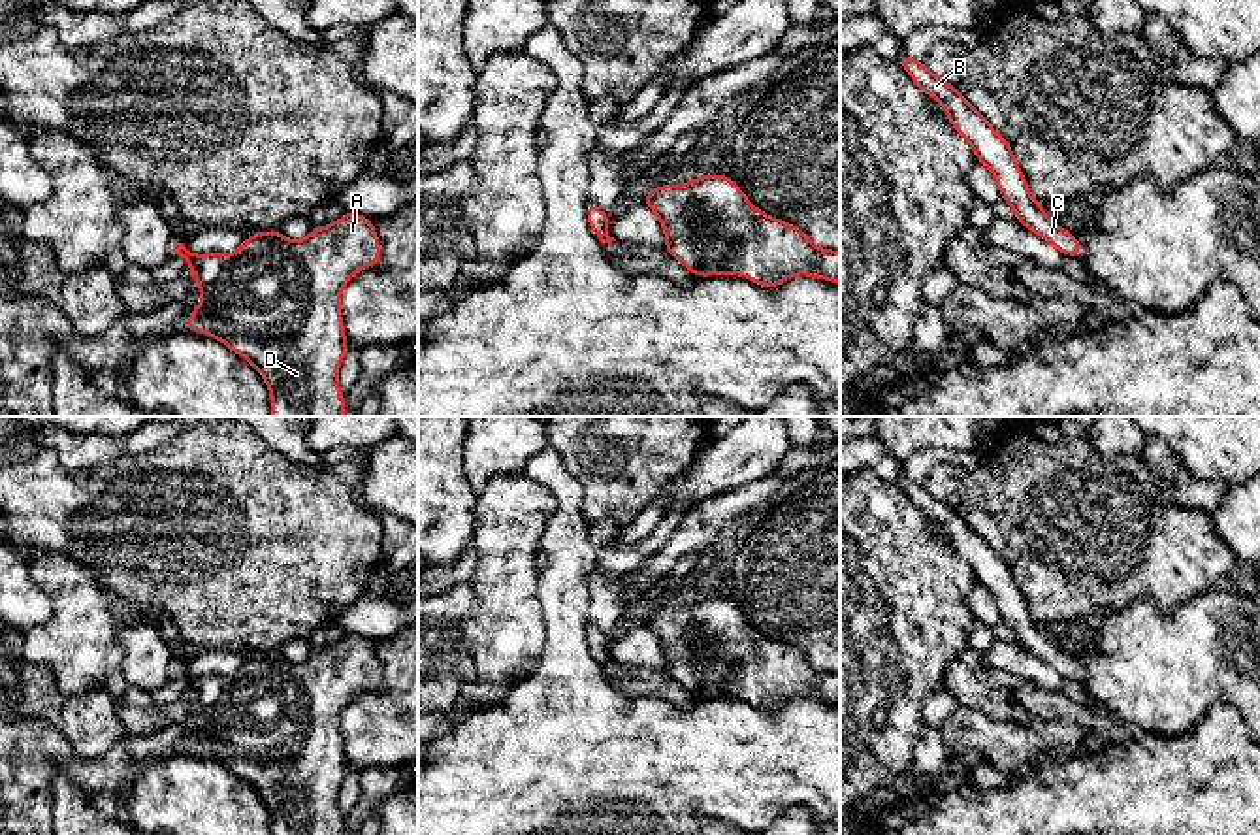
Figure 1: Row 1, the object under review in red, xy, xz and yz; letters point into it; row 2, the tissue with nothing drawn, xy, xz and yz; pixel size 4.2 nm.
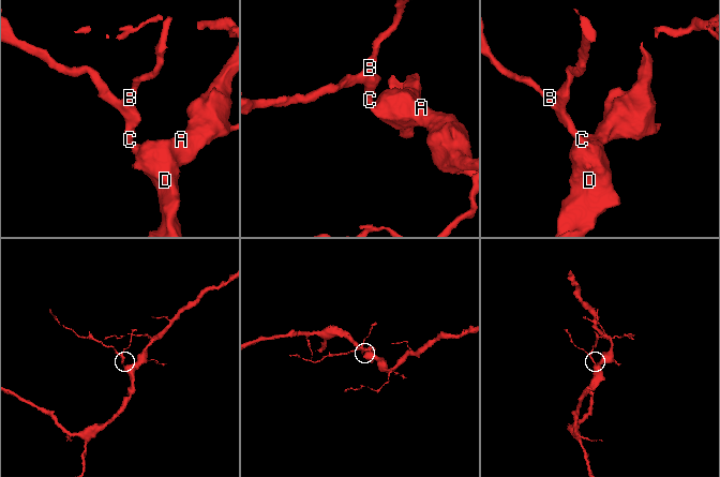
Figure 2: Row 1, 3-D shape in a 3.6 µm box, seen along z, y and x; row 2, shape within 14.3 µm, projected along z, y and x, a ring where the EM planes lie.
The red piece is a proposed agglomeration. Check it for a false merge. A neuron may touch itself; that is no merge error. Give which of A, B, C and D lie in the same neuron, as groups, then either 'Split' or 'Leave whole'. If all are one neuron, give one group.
Groups: A B C D. Leave whole

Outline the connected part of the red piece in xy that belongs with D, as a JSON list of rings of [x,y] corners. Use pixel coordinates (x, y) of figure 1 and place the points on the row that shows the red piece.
[[[345,211],[337,222],[315,228],[301,241],[288,241],[277,230],[258,232],[234,254],[190,254],[185,239],[175,236],[170,256],[186,258],[200,285],[202,305],[185,315],[188,334],[203,330],[247,358],[269,386],[271,417],[343,417],[337,371],[348,341],[339,294],[356,271],[380,262],[369,217]]]

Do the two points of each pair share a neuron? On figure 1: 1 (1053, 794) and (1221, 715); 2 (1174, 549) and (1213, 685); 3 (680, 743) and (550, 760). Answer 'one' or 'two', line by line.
1: one
2: two
3: one

